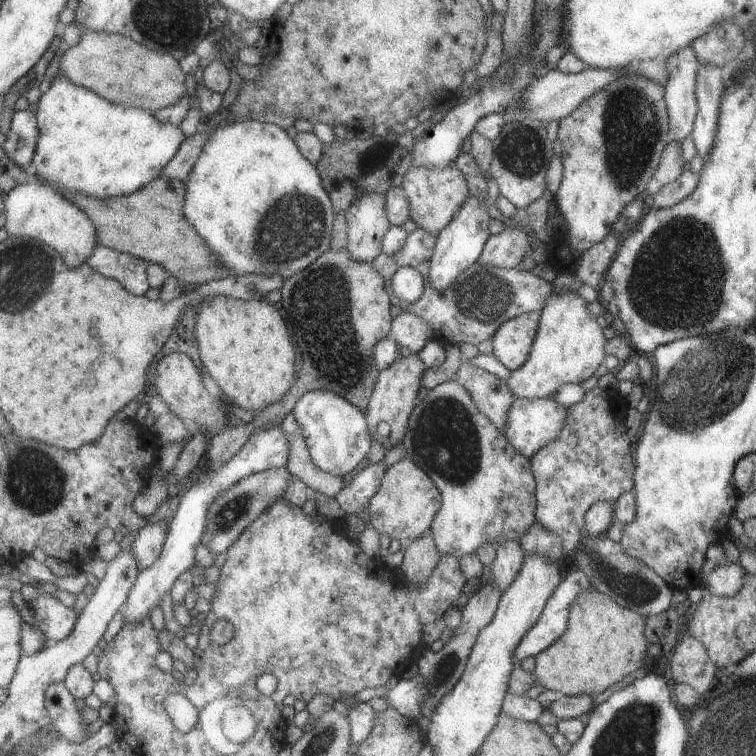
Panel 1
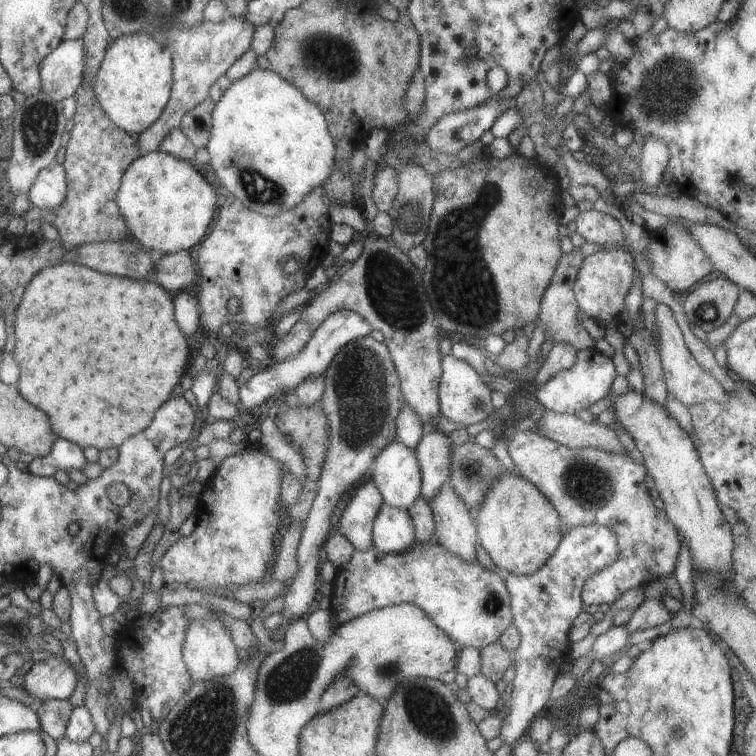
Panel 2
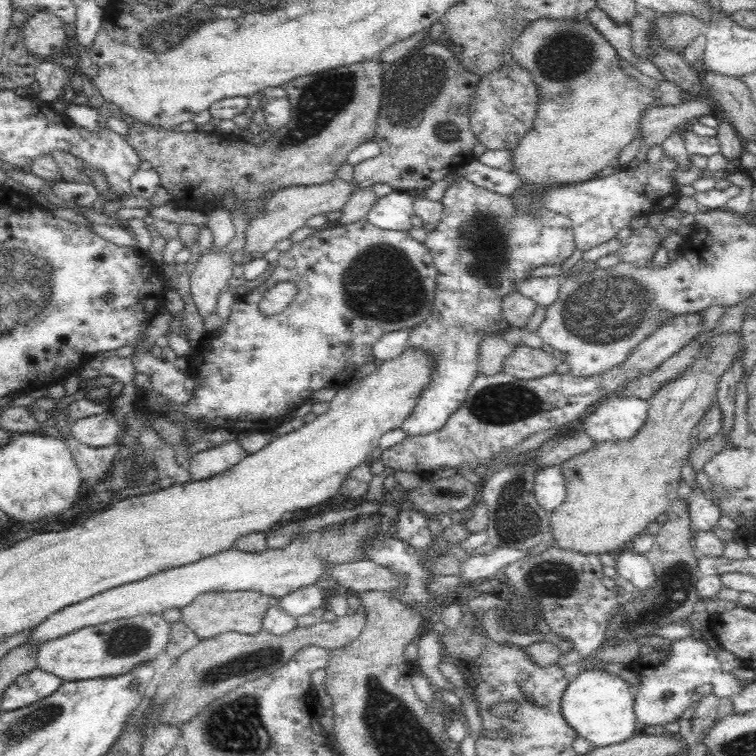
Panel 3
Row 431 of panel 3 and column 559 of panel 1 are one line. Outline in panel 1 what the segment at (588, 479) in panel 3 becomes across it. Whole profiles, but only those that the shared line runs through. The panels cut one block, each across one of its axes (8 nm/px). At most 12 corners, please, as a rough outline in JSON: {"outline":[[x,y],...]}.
{"outline":[[596,589],[535,656],[545,689],[597,696],[647,665],[646,617]]}

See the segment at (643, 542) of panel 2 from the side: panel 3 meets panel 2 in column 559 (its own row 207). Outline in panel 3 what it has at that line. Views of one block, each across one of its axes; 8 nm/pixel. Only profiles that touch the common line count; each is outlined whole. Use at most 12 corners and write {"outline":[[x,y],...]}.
{"outline":[[454,180],[407,347],[436,372],[401,429],[440,430],[502,297],[576,249],[563,214]]}

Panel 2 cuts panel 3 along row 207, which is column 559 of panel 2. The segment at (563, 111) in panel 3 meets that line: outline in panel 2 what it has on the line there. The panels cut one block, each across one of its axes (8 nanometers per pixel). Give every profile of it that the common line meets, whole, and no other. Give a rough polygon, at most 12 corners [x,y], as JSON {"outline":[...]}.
{"outline":[[518,471],[474,515],[499,569],[542,568],[563,537],[554,505]]}

